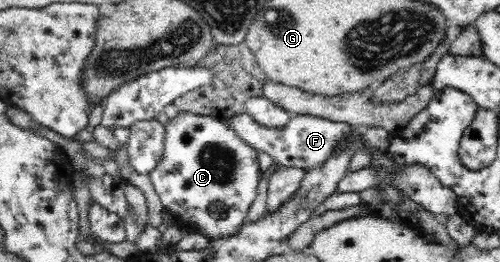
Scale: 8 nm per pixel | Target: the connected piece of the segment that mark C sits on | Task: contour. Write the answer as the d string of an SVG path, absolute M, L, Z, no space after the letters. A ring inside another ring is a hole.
M191 112L177 113L163 125L163 130L159 158L147 173L162 204L179 213L179 217L183 217L185 221L199 225L199 229L207 231L207 235L228 235L240 229L245 211L256 197L260 181L265 175L259 164L260 151L243 139L231 122L212 116ZM174 164L181 165L179 172L172 168Z

